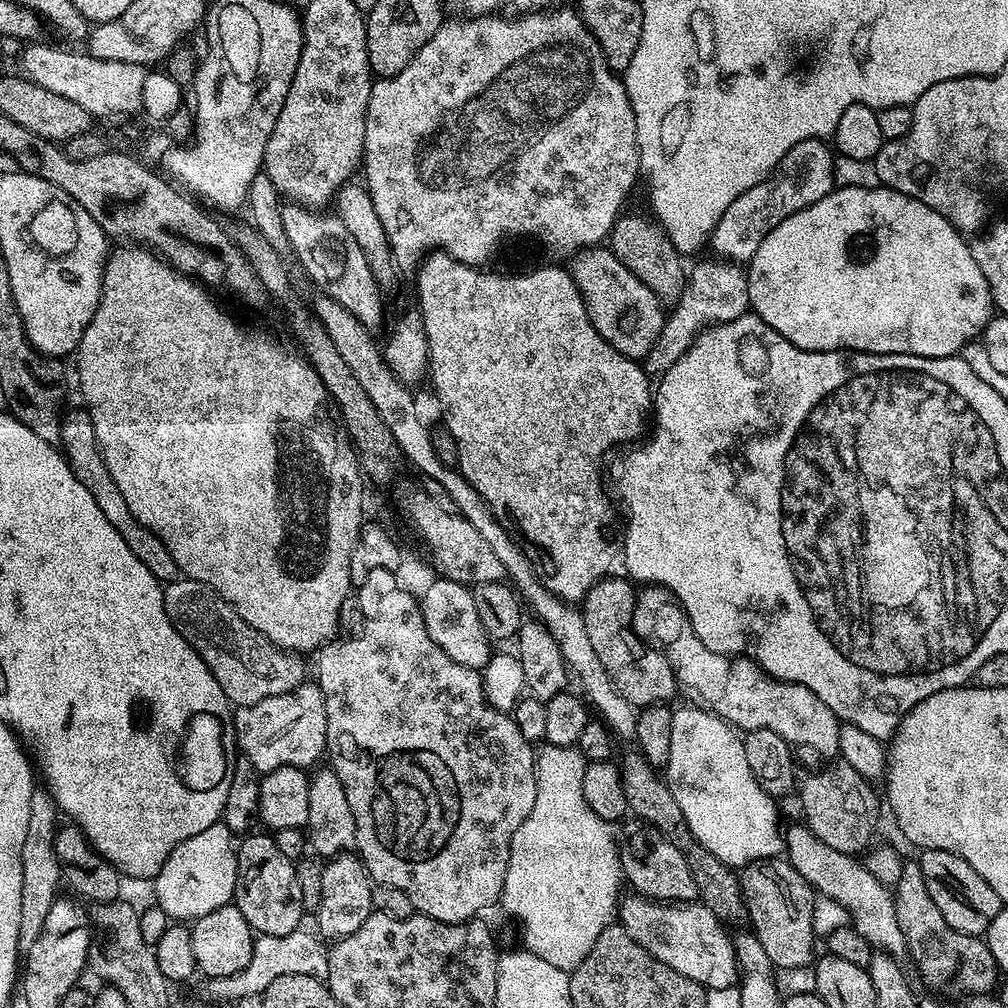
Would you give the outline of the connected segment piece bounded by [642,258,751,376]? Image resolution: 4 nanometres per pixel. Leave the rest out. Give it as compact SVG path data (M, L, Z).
M711 258L698 263L690 270L684 285L684 290L679 296L679 302L671 307L669 314L665 317L664 326L656 340L655 346L645 356L642 366L650 376L661 376L689 349L699 332L714 324L724 324L733 321L734 318L742 317L749 313L751 304L749 302L749 284L747 273L741 265L733 261Z

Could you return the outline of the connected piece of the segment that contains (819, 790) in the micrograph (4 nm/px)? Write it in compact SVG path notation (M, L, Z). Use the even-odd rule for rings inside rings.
M828 762L825 768L812 772L808 777L801 779L798 784L798 796L800 792L800 804L804 807L803 821L808 825L813 834L832 850L838 850L847 856L856 856L864 847L867 849L873 843L872 831L876 828L876 792L873 785L854 766L843 762Z

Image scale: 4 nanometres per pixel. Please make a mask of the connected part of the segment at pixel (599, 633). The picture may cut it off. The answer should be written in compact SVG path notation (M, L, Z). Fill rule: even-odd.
M616 575L605 576L584 596L582 615L586 634L590 637L594 651L598 653L598 658L602 661L602 666L606 666L606 674L610 674L610 682L614 682L614 690L618 690L618 694L622 694L622 698L626 698L626 702L630 702L637 710L651 704L668 704L671 696L678 692L674 670L670 666L667 655L661 649L659 652L658 649L651 648L648 645L651 643L645 642L632 628L638 592L635 587L631 588L633 585L623 575L620 575L621 577Z

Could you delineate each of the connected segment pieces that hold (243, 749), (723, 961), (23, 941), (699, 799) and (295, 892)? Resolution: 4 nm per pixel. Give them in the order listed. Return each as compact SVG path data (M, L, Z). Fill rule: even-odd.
M319 683L299 684L292 692L262 702L237 707L234 720L234 744L237 749L263 774L282 766L311 769L328 746L326 734L326 702Z
M628 894L618 905L618 920L624 929L640 946L645 948L660 962L666 962L670 970L694 978L705 990L713 988L731 988L741 975L740 965L736 963L736 946L733 939L724 930L725 925L702 902L661 902L649 900L647 896Z
M33 789L30 802L30 819L26 832L26 841L22 846L22 909L19 926L18 948L21 955L26 956L38 940L46 922L50 906L58 898L58 886L62 884L63 873L54 841L58 829L59 809L49 795L47 789Z
M687 706L676 708L670 722L670 758L666 769L666 783L681 808L684 820L690 826L694 838L710 854L733 870L743 869L755 860L771 860L782 852L782 828L776 825L777 801L754 778L750 762L746 762L743 739L728 721L709 712L707 708Z
M248 834L239 841L236 851L237 878L234 903L242 910L242 918L261 936L285 936L297 931L305 914L302 890L298 887L296 864L278 850L271 835Z

